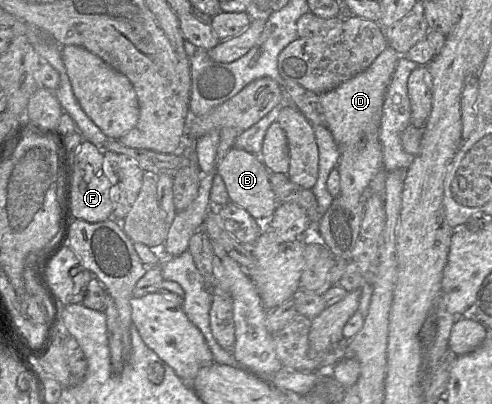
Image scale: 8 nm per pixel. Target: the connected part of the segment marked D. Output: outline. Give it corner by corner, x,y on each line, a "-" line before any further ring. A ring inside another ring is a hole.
389,45
364,71
319,96
327,128
339,147
340,158
336,168
340,175
340,194
345,197
363,200
370,181
383,169
380,140
368,141
365,147
360,147
360,133
366,123
375,123
380,128
387,87
400,56

